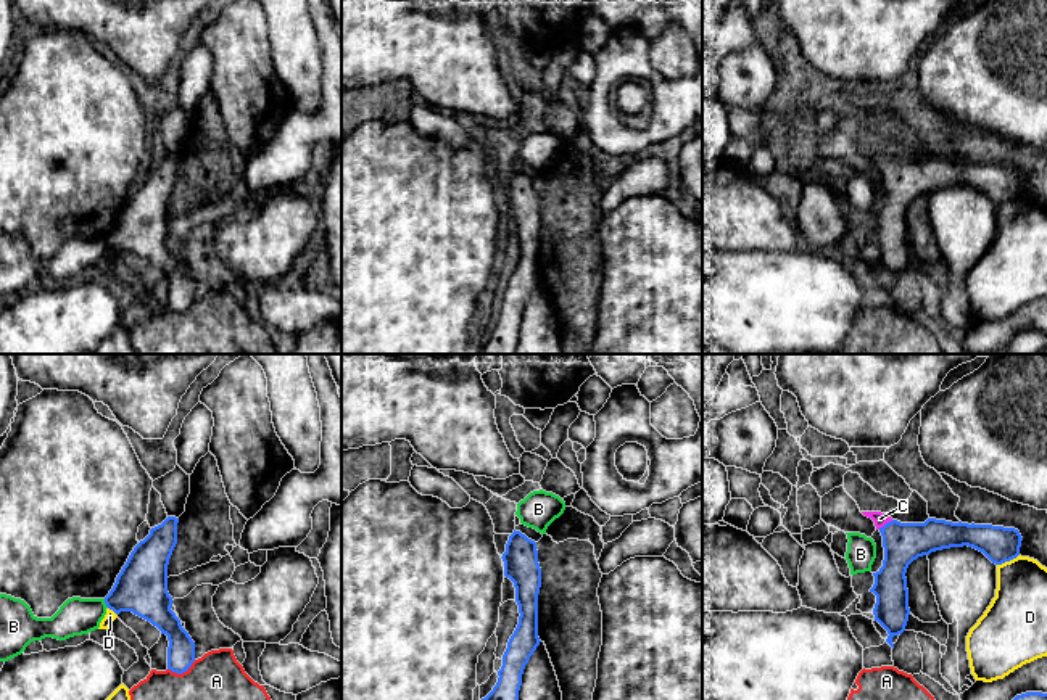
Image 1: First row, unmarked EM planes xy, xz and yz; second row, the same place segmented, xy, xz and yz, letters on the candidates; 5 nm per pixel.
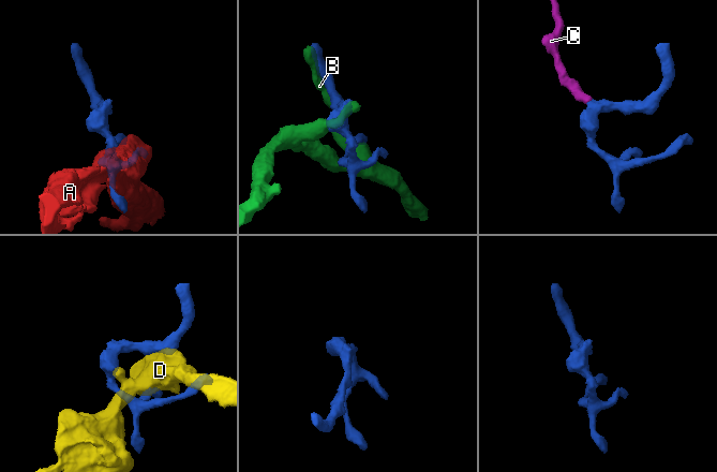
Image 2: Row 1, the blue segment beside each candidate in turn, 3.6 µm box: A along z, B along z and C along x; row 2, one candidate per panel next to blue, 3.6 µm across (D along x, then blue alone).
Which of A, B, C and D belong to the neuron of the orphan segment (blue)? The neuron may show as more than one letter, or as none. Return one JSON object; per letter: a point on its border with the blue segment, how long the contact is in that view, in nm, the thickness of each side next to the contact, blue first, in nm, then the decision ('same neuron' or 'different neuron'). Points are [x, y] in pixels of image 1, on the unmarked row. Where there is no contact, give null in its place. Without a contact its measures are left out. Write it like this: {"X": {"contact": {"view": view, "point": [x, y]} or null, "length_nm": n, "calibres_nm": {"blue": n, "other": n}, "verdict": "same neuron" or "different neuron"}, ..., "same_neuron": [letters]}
{"A": {"contact": {"view": "xy", "point": [181, 312]}, "length_nm": 150, "calibres_nm": {"blue": 140, "other": 480}, "verdict": "different neuron"}, "B": {"contact": {"view": "xy", "point": [105, 242]}, "length_nm": 50, "calibres_nm": {"blue": 260, "other": 190}, "verdict": "different neuron"}, "C": {"contact": {"view": "yz", "point": [886, 163]}, "length_nm": 90, "calibres_nm": {"blue": 200, "other": 70}, "verdict": "same neuron"}, "D": {"contact": {"view": "yz", "point": [1007, 200]}, "length_nm": 130, "calibres_nm": {"blue": 180, "other": 280}, "verdict": "different neuron"}, "same_neuron": ["C"]}

